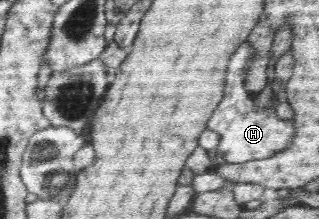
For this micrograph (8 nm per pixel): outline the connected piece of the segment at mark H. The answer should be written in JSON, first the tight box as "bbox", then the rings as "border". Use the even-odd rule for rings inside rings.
{"bbox":[207,42,296,164],"border":[[[247,42],[241,48],[237,48],[237,52],[231,56],[229,68],[227,68],[225,96],[207,124],[209,130],[219,135],[220,141],[216,146],[216,152],[223,154],[223,160],[228,164],[244,164],[270,158],[281,150],[285,150],[291,144],[296,132],[293,128],[293,120],[280,120],[275,110],[268,106],[257,108],[254,102],[257,95],[250,94],[245,89],[245,76],[253,56],[255,56],[253,46]]]}

